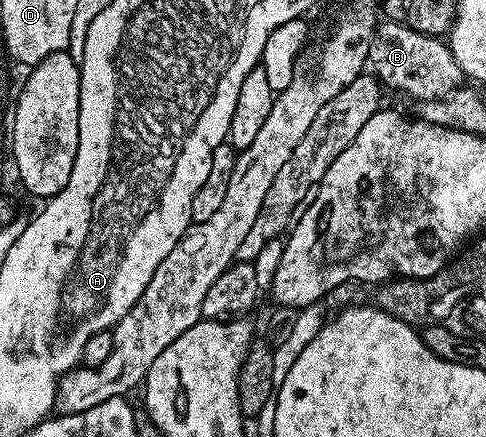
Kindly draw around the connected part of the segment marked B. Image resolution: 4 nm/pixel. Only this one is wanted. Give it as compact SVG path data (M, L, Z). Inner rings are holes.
M385 19L382 22L381 26L378 24L373 30L367 62L372 76L376 77L382 86L389 88L390 85L391 88L406 93L413 101L439 100L462 88L463 74L459 63L455 63L455 59L449 54L448 44L442 38L423 35L411 27L399 24L398 21Z

